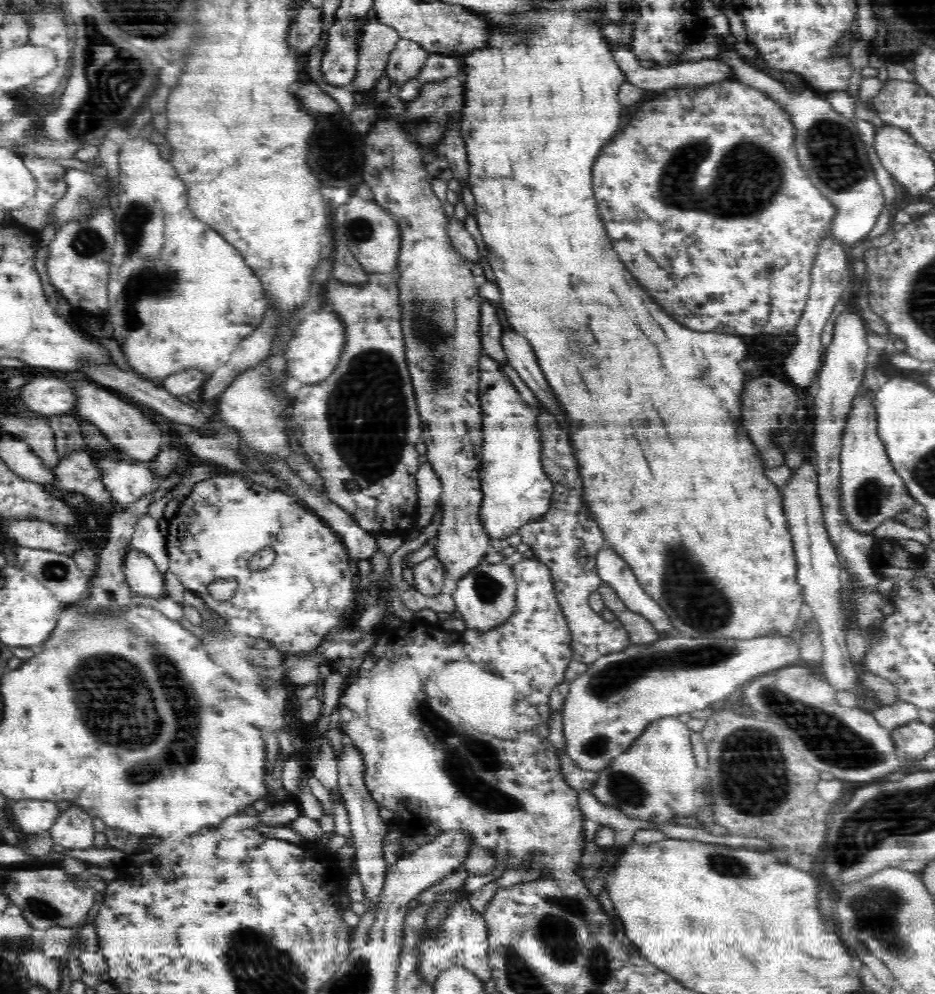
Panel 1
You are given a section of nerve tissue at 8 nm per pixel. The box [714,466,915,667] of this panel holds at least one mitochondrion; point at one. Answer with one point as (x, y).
(871, 496)

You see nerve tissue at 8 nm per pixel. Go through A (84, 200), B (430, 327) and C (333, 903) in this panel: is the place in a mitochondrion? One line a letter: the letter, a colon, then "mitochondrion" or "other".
A: mitochondrion
B: mitochondrion
C: other

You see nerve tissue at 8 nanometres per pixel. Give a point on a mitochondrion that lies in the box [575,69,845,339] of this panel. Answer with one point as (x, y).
(749, 172)

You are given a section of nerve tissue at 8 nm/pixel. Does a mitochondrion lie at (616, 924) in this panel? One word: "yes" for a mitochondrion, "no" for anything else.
no

